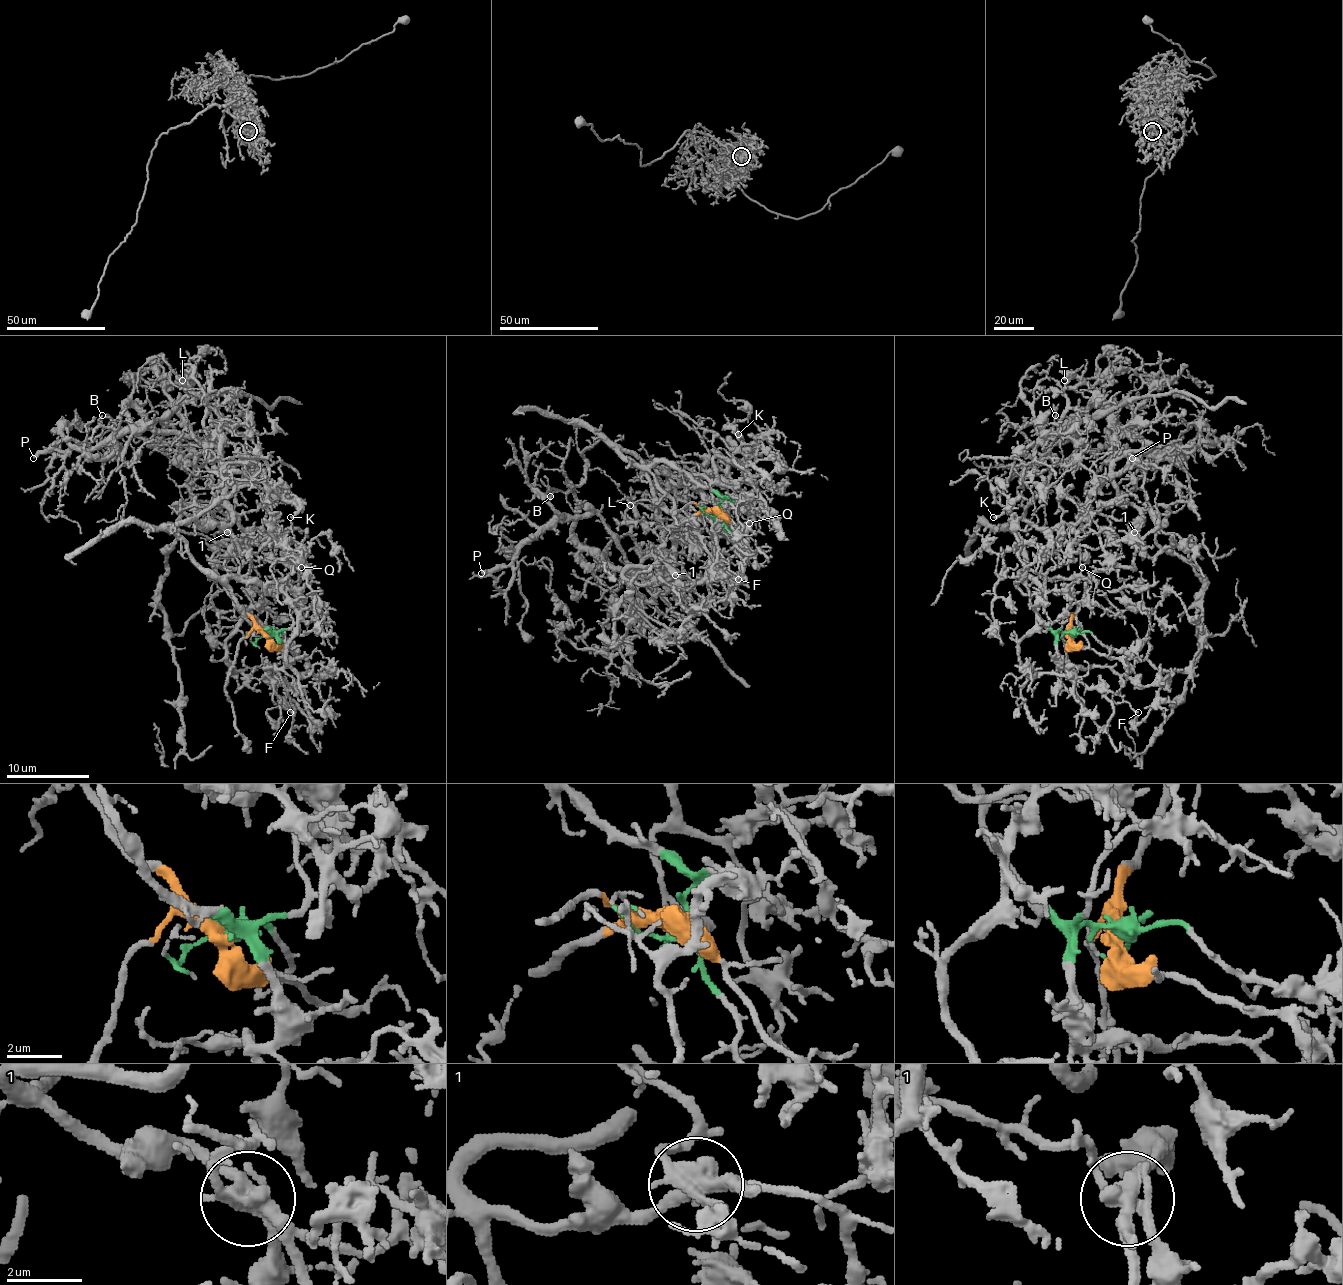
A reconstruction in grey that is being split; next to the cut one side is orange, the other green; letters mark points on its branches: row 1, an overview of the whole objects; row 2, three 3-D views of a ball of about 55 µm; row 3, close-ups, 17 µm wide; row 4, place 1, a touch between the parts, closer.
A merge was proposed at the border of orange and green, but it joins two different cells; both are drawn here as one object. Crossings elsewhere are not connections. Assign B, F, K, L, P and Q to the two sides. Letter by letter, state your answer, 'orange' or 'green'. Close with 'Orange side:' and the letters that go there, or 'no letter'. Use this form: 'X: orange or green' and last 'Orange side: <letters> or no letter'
B: orange
F: green
K: green
L: green
P: orange
Q: green
Orange side: B, P

